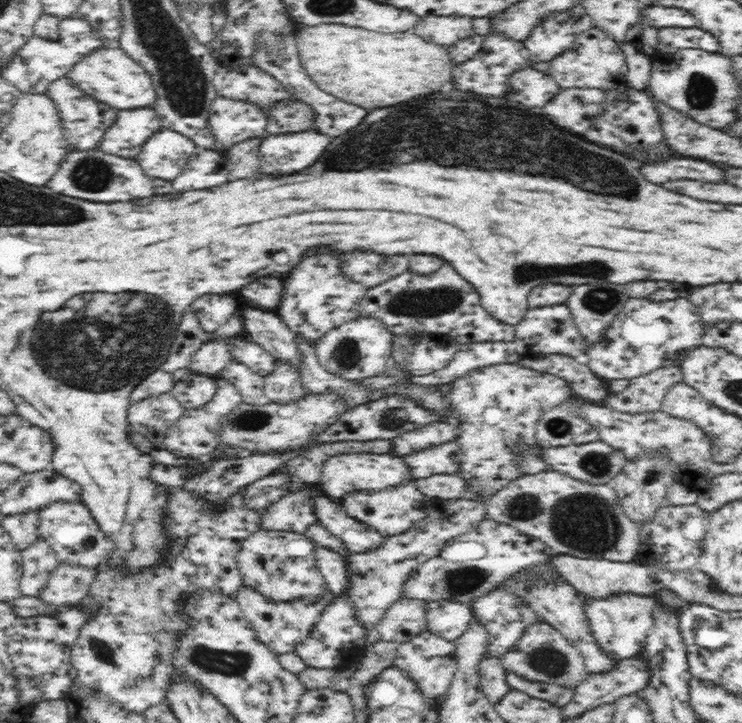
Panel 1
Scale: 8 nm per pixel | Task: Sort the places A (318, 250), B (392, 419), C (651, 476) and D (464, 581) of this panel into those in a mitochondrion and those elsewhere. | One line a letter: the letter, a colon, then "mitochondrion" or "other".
A: other
B: mitochondrion
C: mitochondrion
D: mitochondrion

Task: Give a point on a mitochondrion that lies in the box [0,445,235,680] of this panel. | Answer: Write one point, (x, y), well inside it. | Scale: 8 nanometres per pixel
(89, 543)

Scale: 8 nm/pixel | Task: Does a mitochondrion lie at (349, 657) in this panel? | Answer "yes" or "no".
no

